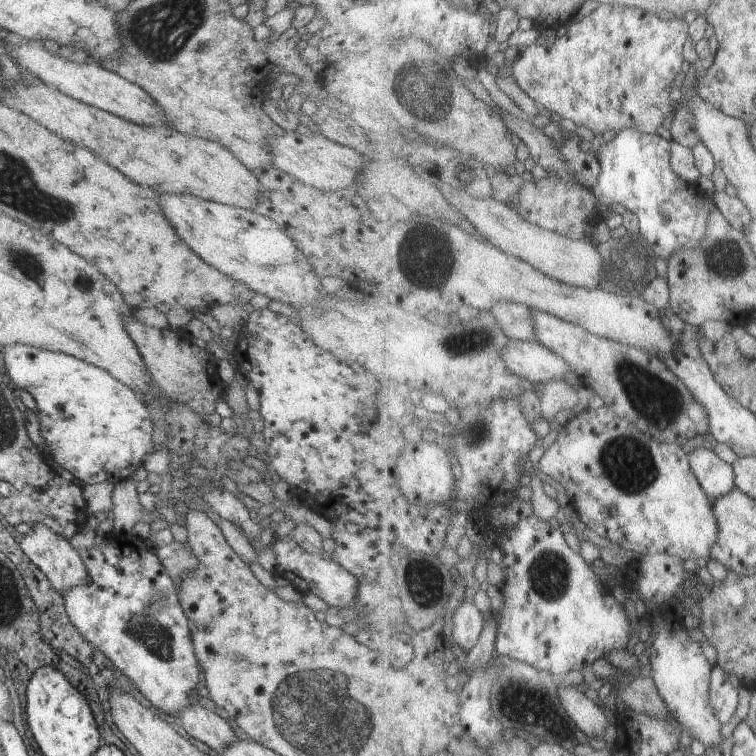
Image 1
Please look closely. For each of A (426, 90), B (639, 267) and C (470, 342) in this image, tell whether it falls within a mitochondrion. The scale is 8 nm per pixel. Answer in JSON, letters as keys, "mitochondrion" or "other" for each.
{"A":"mitochondrion","B":"mitochondrion","C":"mitochondrion"}

